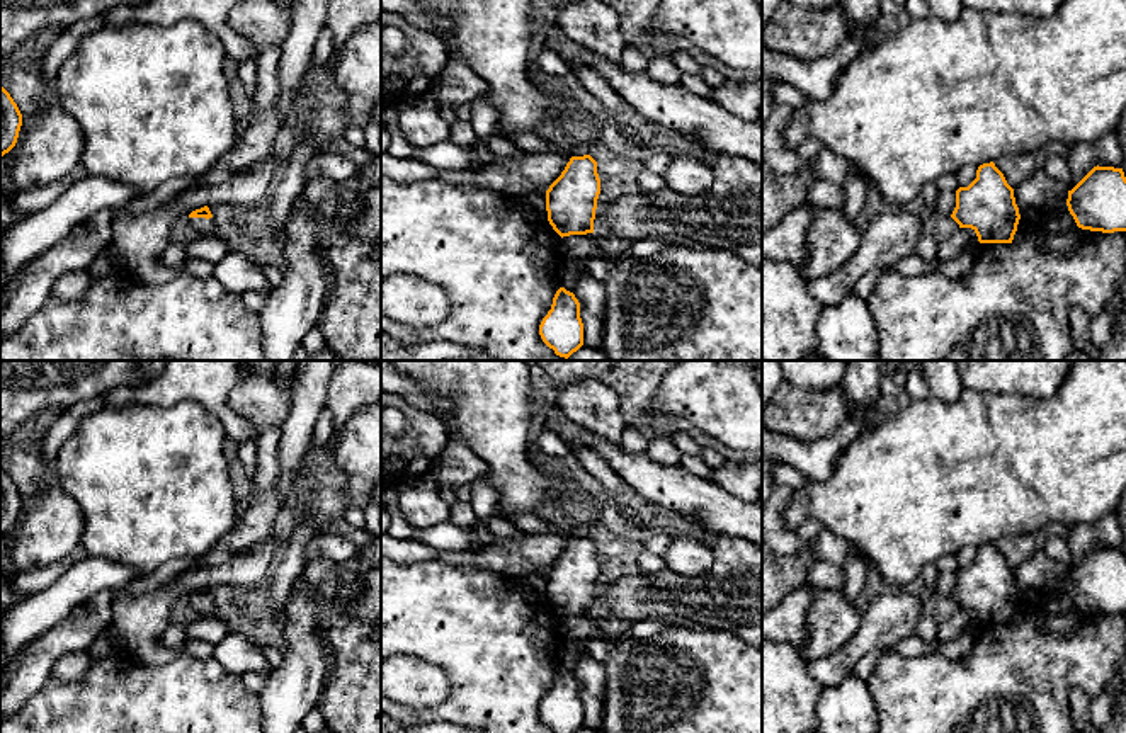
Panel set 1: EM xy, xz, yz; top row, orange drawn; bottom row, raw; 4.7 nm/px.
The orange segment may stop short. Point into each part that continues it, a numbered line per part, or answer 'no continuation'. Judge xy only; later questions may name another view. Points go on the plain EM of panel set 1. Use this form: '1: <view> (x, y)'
1: xy (210, 607)

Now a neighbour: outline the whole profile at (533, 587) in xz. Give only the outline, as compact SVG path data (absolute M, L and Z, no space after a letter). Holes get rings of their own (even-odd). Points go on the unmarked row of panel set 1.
M546 573L505 577L505 582L529 602L548 602Z

